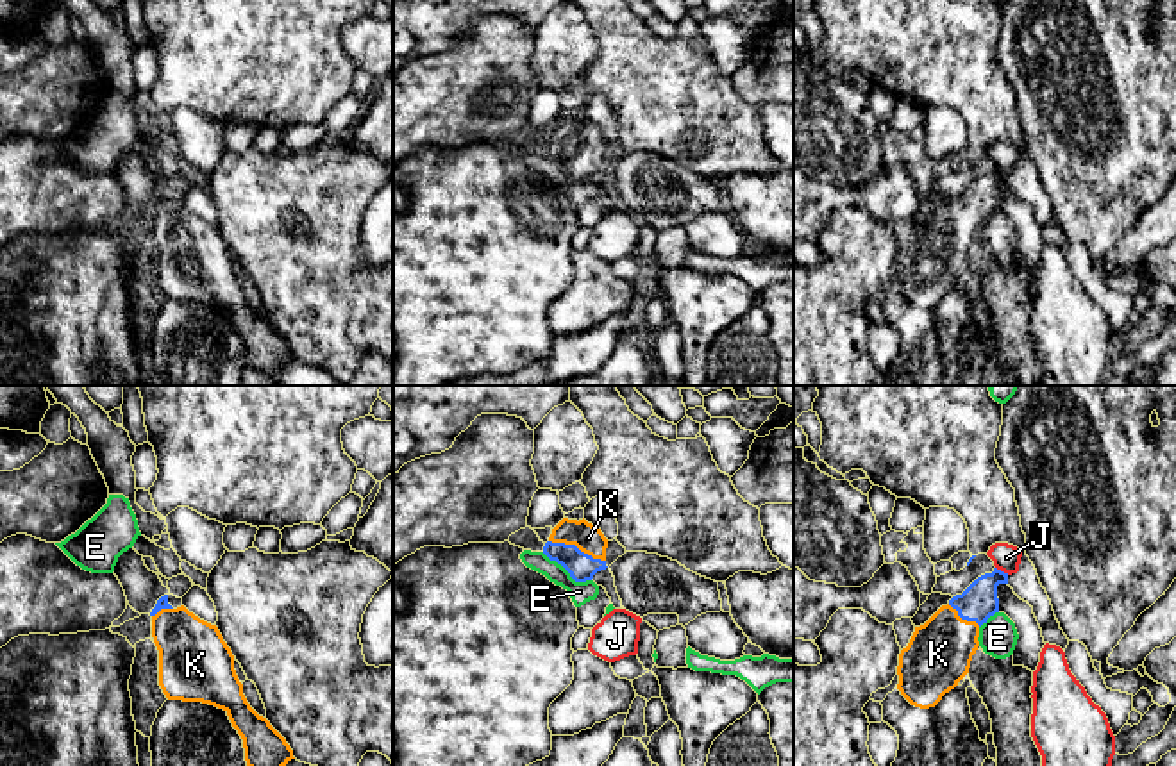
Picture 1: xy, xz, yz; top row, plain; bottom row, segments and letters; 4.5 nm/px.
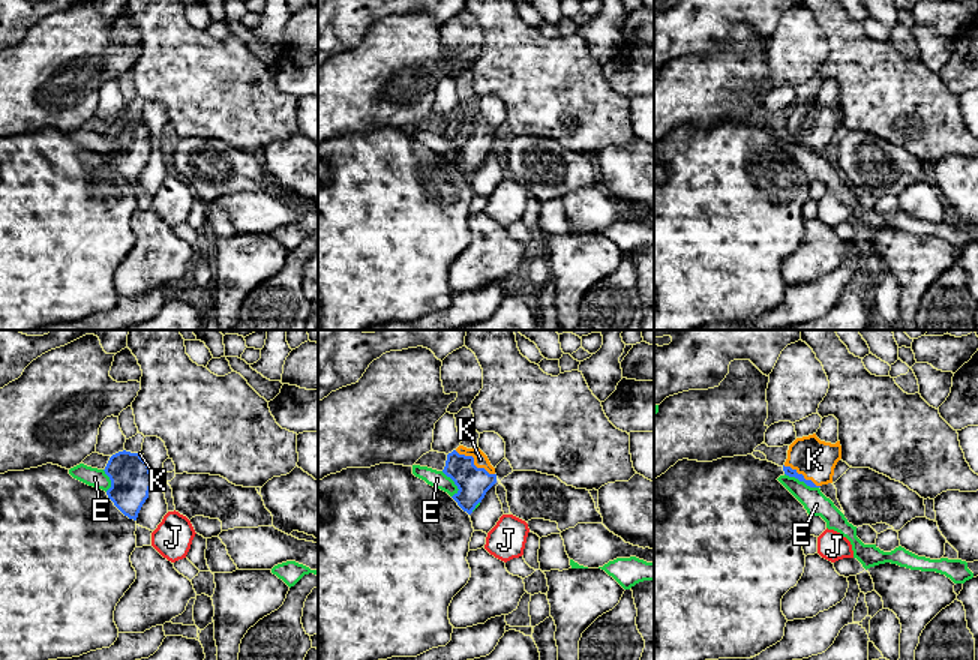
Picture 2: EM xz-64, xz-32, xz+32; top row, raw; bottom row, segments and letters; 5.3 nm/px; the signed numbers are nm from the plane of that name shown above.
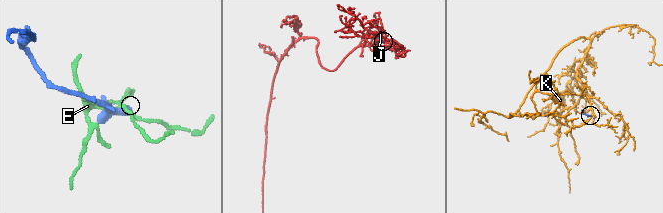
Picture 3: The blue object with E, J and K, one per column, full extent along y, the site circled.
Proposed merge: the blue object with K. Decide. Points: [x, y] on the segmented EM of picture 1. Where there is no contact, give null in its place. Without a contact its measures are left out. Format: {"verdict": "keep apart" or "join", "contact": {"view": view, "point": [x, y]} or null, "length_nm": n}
{"verdict": "join", "contact": {"view": "xz", "point": [576, 547]}, "length_nm": 280}

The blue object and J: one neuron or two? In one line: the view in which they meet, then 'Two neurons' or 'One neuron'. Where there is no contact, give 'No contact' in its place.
Touches blue in yz. Two neurons

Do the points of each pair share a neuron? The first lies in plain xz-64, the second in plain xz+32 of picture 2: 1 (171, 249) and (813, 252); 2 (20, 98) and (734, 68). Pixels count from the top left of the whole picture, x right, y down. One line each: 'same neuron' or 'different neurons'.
1: same neuron
2: same neuron

